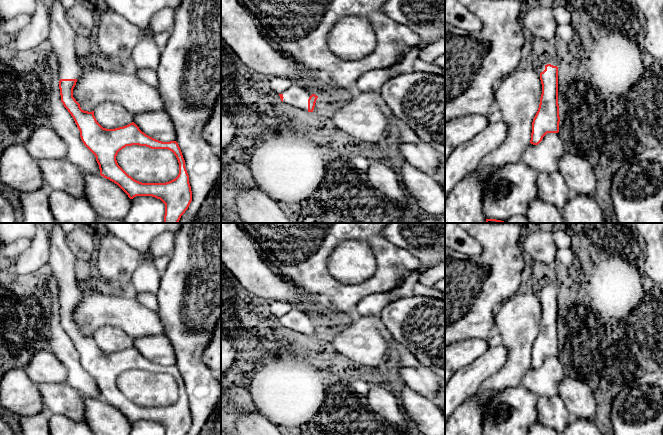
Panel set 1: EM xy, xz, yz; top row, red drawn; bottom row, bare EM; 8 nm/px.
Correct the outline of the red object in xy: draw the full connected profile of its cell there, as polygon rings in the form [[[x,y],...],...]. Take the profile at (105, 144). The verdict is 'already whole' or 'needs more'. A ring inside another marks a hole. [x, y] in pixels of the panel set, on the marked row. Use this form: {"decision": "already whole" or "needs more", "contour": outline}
{"decision": "needs more", "contour": [[[55,0],[50,12],[49,41],[58,58],[61,102],[73,117],[80,131],[82,142],[95,155],[99,165],[100,175],[117,184],[130,199],[136,196],[152,196],[160,199],[165,204],[164,223],[178,223],[192,201],[189,175],[178,143],[176,141],[162,142],[156,140],[142,132],[134,122],[115,129],[103,128],[97,122],[94,111],[88,112],[81,109],[80,104],[73,97],[73,89],[77,80],[83,75],[89,65],[80,52],[80,40],[71,28],[66,18],[65,9],[60,0]],[[132,145],[146,146],[151,149],[168,149],[172,151],[179,163],[178,176],[166,183],[142,183],[133,179],[118,165],[116,160],[116,156],[120,150],[126,146]]]}

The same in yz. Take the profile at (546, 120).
{"decision": "needs more", "contour": [[[538,57],[535,66],[540,75],[542,94],[532,122],[530,143],[538,145],[547,133],[559,132],[558,67],[552,60]]]}

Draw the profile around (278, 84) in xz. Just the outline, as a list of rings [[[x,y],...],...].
[[[273,75],[269,77],[270,88],[278,94],[281,94],[292,84],[293,83],[291,79],[287,77],[278,77],[278,76],[273,76]]]

